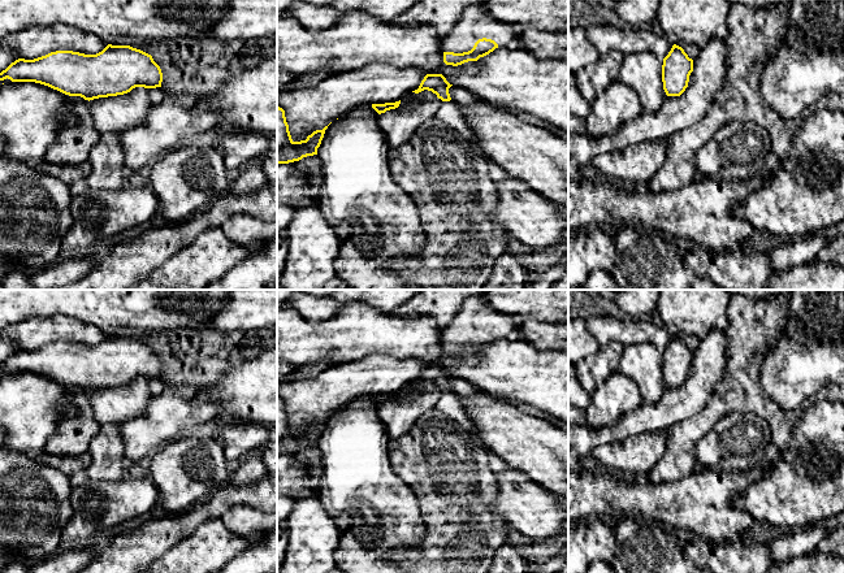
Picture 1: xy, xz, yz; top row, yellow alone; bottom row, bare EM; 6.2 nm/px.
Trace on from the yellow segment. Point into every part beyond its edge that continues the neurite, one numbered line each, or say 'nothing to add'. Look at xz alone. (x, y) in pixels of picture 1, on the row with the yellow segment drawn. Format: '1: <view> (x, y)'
1: xz (474, 24)

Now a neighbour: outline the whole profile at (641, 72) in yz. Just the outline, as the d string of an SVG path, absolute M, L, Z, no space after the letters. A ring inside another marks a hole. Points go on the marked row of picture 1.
M652 52L627 53L618 81L629 87L640 99L644 112L655 112L667 95L662 82L663 58Z

